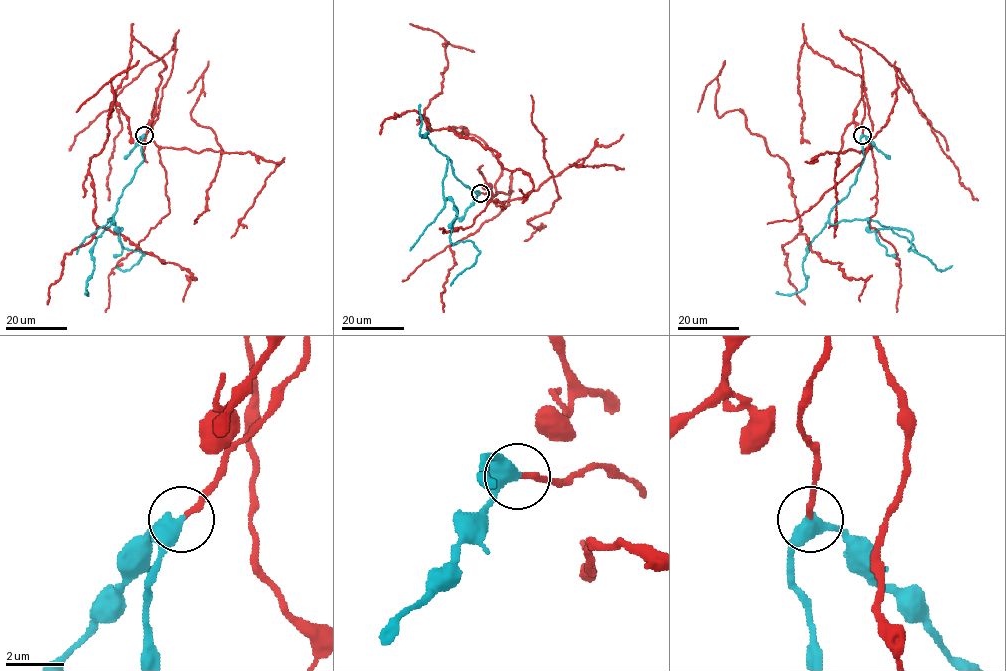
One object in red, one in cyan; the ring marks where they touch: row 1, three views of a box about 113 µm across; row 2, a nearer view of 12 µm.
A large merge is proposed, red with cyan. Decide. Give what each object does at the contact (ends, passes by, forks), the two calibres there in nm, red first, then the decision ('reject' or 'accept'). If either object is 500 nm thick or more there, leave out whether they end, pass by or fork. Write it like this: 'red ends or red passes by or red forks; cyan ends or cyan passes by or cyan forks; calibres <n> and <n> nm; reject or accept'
red ends; cyan passes by; calibres 180 and 400 nm; accept

